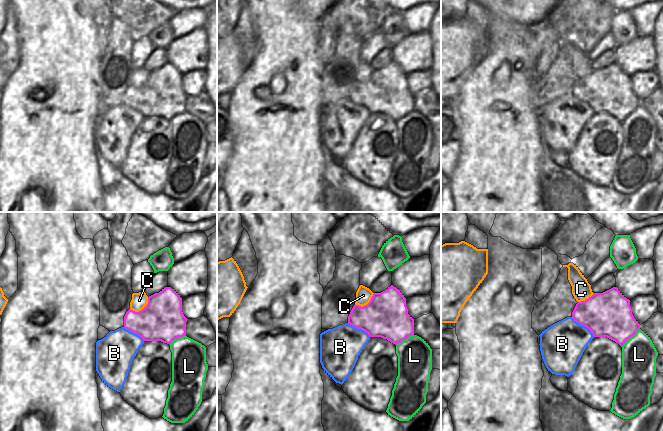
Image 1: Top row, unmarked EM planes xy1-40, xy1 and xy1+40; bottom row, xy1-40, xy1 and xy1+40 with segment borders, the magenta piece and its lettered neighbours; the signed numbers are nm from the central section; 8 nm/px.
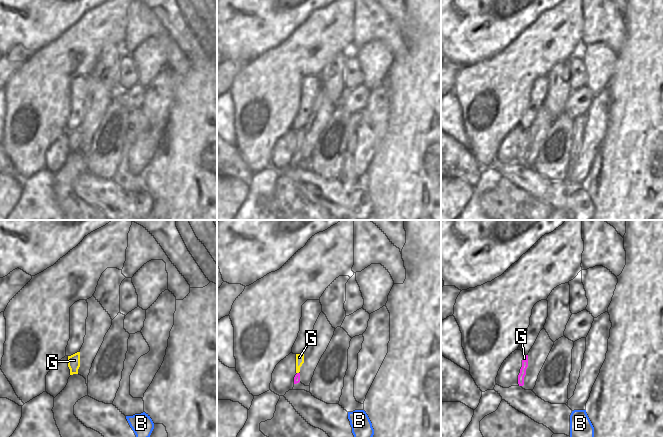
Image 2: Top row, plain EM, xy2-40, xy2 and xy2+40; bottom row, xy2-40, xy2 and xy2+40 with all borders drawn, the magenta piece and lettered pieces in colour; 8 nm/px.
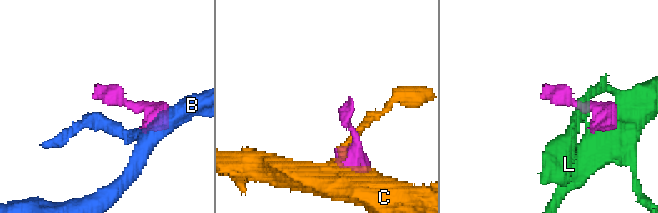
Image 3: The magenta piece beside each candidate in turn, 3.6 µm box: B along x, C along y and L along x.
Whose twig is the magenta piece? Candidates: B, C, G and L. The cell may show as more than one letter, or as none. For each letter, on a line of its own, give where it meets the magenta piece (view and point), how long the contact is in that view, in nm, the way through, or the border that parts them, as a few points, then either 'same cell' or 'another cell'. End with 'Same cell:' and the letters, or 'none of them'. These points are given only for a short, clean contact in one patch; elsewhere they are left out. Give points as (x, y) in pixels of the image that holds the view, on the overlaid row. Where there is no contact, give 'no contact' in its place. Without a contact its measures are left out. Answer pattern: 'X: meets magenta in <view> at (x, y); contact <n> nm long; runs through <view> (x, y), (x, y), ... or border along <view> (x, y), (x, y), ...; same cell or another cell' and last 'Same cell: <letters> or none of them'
B: meets magenta in xy1+40 at (583, 325); contact 240 nm long; another cell
C: meets magenta in xy1-40 at (142, 309); contact 180 nm long; border along xy1-40 (148, 297), (148, 302), (140, 310), (133, 311), (130, 309); another cell
G: meets magenta in xy2+40 at (526, 358); contact 50 nm long; runs through xy2+40 (522, 373), (526, 358), (524, 358); same cell
L: meets magenta in xy1+40 at (630, 337); contact 220 nm long; another cell
Same cell: G

